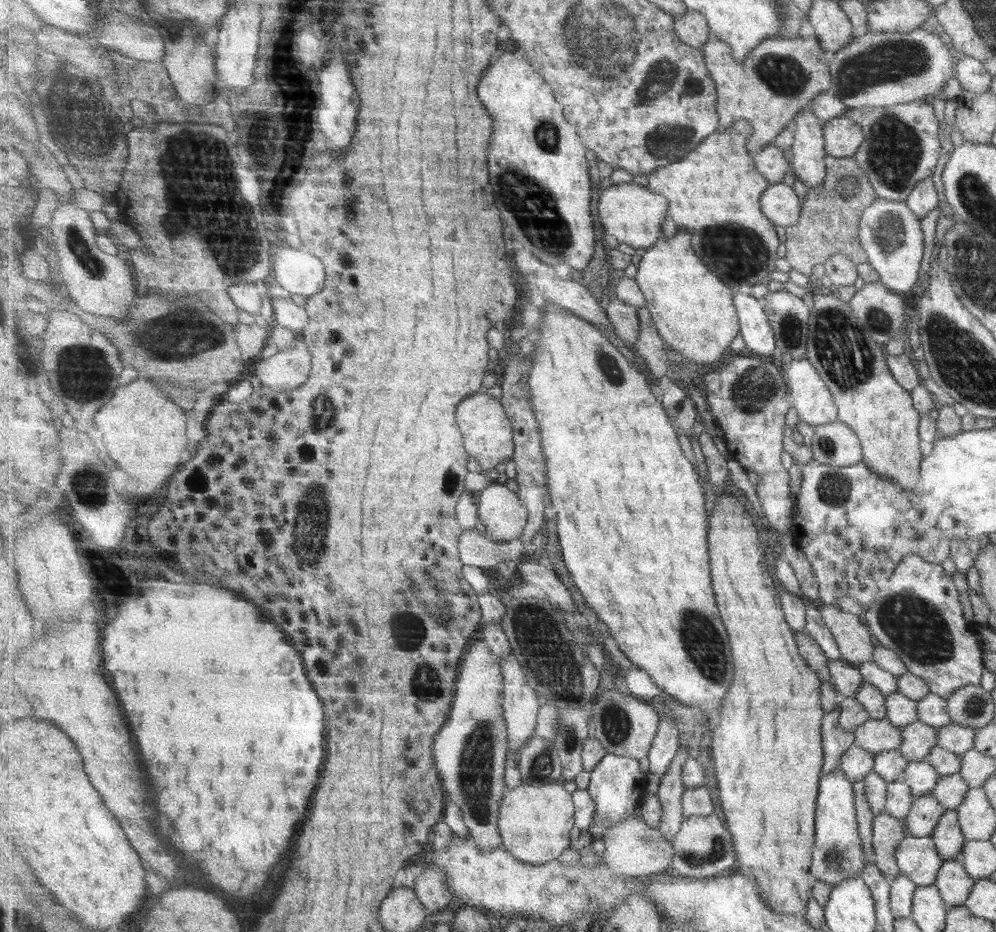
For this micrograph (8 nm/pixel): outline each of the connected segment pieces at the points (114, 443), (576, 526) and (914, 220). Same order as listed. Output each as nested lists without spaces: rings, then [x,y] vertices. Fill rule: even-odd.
[[[137,378],[135,382],[131,382],[127,386],[119,386],[115,396],[95,416],[97,428],[103,432],[107,450],[113,456],[113,460],[125,472],[129,472],[133,478],[145,482],[143,492],[139,492],[139,494],[153,494],[153,492],[162,490],[161,488],[167,484],[165,478],[169,478],[169,476],[173,476],[177,472],[177,466],[181,462],[181,452],[187,450],[187,444],[190,443],[187,440],[188,413],[179,408],[173,400],[169,400],[163,394],[163,390],[159,390],[155,386],[153,382],[149,382],[149,379],[143,380],[141,378]]]
[[[545,302],[540,307],[544,314],[542,328],[540,328],[539,340],[535,343],[535,351],[531,355],[533,367],[529,375],[529,388],[531,388],[531,402],[535,411],[535,418],[539,422],[539,432],[542,436],[545,456],[549,462],[549,494],[552,505],[558,512],[558,535],[562,546],[564,561],[570,570],[571,576],[579,590],[587,598],[589,606],[605,620],[608,633],[618,642],[620,649],[643,670],[646,670],[655,684],[671,697],[678,699],[684,706],[698,707],[701,713],[707,715],[710,712],[721,712],[723,698],[727,696],[733,686],[735,665],[730,645],[730,637],[727,634],[726,625],[723,622],[718,605],[718,597],[715,596],[713,580],[711,580],[711,556],[707,532],[709,532],[710,520],[707,520],[705,510],[705,494],[699,482],[699,474],[695,470],[696,465],[688,458],[676,429],[670,422],[666,408],[661,400],[655,398],[647,384],[647,373],[641,374],[633,364],[617,350],[615,344],[606,335],[601,333],[598,326],[569,312],[566,308]]]
[[[875,197],[860,214],[857,236],[866,262],[877,272],[878,281],[893,293],[907,292],[914,288],[919,274],[919,262],[923,252],[921,229],[918,218],[901,201]]]

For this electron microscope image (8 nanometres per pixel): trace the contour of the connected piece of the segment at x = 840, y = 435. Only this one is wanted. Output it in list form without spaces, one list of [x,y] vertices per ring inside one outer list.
[[[837,420],[815,427],[809,448],[811,448],[812,459],[824,465],[851,466],[861,461],[862,457],[857,434],[849,426],[841,424]]]

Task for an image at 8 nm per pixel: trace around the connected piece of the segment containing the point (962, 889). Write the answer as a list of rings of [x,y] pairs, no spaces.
[[[955,859],[941,862],[933,885],[937,887],[943,904],[947,908],[953,908],[965,903],[973,882],[966,876],[961,863]]]

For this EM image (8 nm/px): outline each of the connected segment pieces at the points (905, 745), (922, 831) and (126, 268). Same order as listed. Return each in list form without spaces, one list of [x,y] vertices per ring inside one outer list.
[[[918,720],[900,729],[902,741],[897,750],[908,760],[923,761],[936,744],[936,730]]]
[[[927,794],[913,798],[909,812],[904,819],[907,832],[915,837],[929,837],[943,811],[944,808],[941,808],[933,795]]]
[[[74,202],[63,203],[52,213],[46,232],[59,255],[62,279],[70,298],[85,312],[129,321],[138,295],[144,291],[139,288],[129,262],[100,249],[90,212],[79,208]]]

